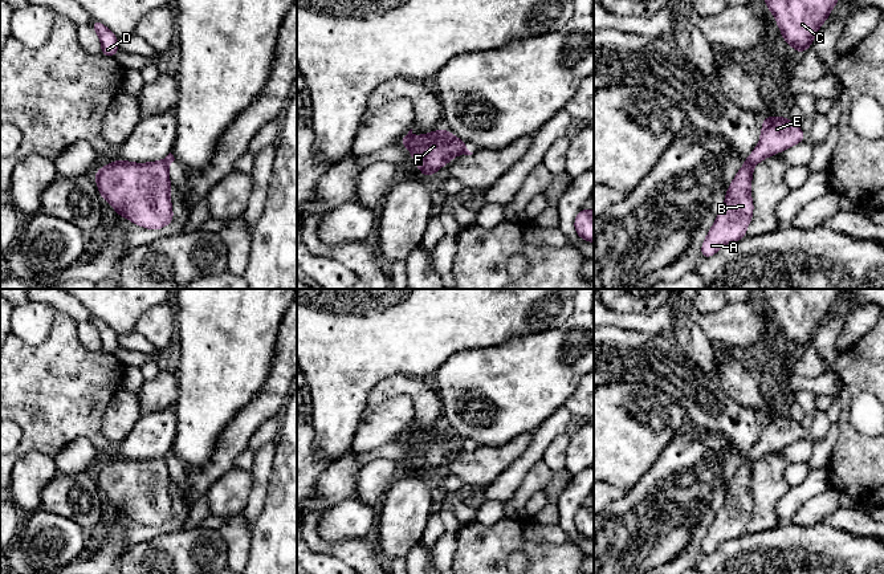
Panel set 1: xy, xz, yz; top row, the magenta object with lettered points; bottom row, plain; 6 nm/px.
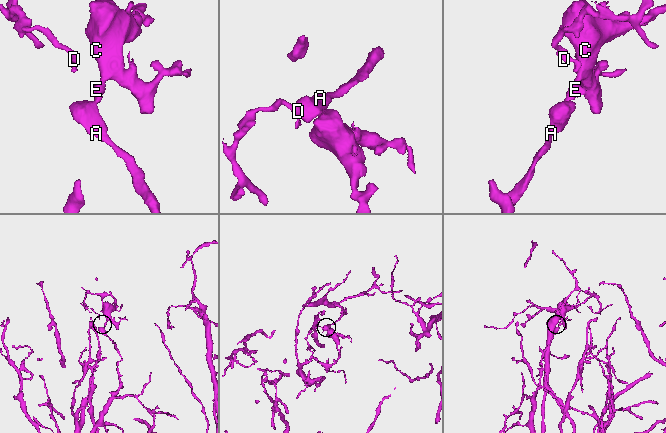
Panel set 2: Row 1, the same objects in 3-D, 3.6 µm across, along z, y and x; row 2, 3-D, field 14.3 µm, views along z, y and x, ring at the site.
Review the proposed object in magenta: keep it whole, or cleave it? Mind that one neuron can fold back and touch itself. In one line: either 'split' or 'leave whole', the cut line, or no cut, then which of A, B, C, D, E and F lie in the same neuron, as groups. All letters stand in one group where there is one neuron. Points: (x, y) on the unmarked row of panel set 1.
split; cut yz (745, 459), (752, 464); groups A B F / C D E

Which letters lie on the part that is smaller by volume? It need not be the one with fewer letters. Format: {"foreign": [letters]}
{"foreign": ["C", "D", "E"]}

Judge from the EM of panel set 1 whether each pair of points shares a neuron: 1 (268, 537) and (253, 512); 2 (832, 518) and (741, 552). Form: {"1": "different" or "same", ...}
{"1": "different", "2": "different"}

